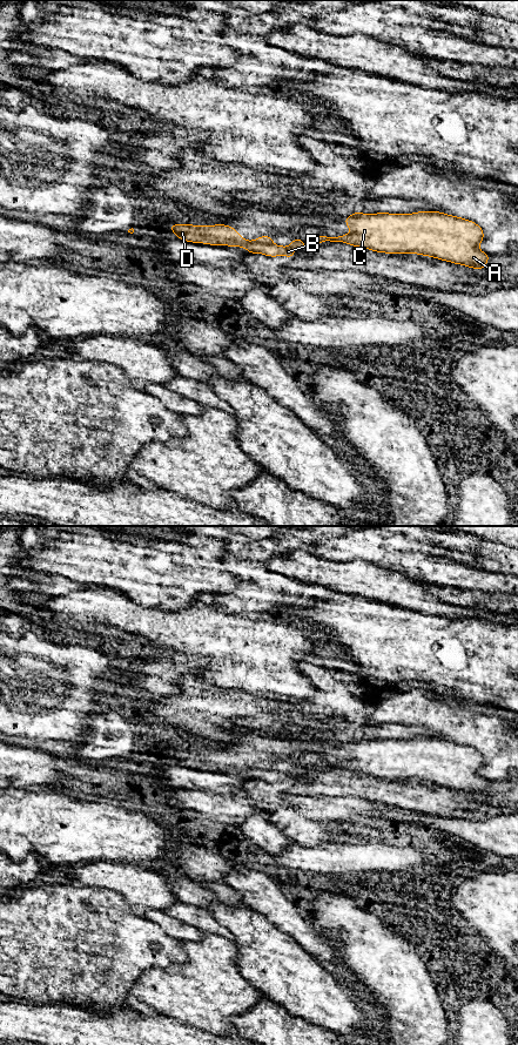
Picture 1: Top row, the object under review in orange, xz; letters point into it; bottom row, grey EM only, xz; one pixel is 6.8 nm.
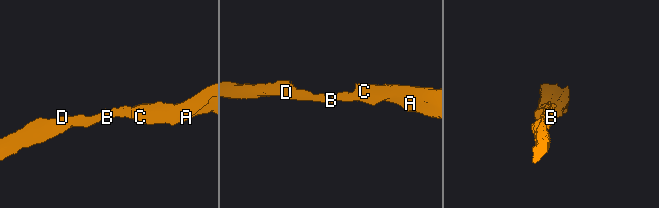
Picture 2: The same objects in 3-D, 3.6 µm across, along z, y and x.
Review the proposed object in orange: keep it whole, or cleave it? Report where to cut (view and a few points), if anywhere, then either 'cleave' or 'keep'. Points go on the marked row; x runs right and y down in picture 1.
cut none; keep

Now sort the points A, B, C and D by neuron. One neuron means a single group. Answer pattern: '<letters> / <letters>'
A B C D

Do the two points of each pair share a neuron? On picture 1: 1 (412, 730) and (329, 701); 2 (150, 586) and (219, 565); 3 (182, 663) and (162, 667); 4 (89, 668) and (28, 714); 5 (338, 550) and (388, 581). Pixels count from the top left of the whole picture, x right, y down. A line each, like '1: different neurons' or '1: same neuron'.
1: same neuron
2: same neuron
3: same neuron
4: same neuron
5: different neurons

